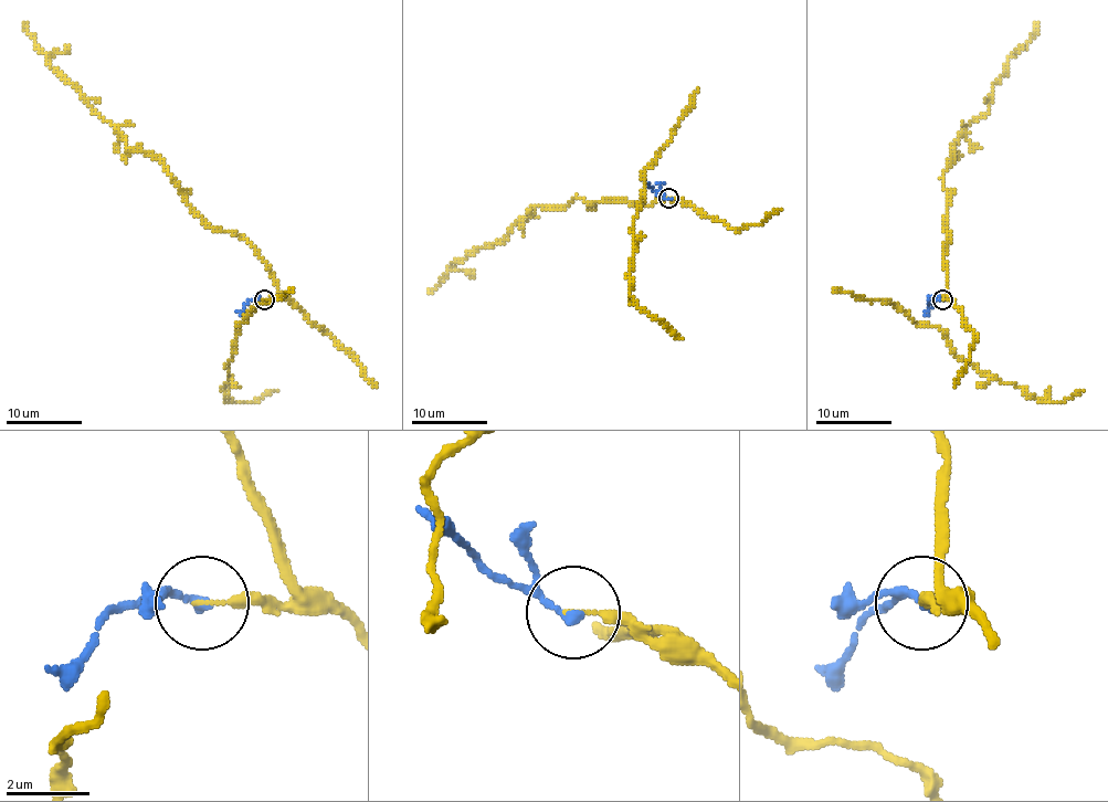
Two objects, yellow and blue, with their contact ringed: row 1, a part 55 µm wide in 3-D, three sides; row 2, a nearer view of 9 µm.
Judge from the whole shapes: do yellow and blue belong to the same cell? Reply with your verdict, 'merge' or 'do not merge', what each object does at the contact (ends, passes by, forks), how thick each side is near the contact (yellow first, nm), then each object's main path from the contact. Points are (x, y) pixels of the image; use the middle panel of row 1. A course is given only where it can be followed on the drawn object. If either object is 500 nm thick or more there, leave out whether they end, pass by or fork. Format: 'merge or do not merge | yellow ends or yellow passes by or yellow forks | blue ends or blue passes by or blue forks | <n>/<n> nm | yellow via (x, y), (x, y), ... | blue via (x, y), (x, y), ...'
merge | yellow ends | blue ends | 180/240 nm | yellow via (668, 197), (686, 201), (583, 199), (534, 207), (499, 243), (454, 264), (430, 292) | blue via (668, 197), (640, 178)

